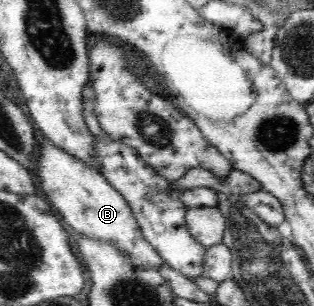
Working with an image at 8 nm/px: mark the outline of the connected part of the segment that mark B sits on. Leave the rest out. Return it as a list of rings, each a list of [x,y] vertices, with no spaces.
[[[46,137],[44,142],[38,145],[35,158],[41,189],[57,207],[63,221],[71,225],[79,235],[99,241],[113,241],[114,247],[122,251],[135,267],[159,269],[163,265],[164,259],[144,238],[131,206],[100,171],[59,149]]]

